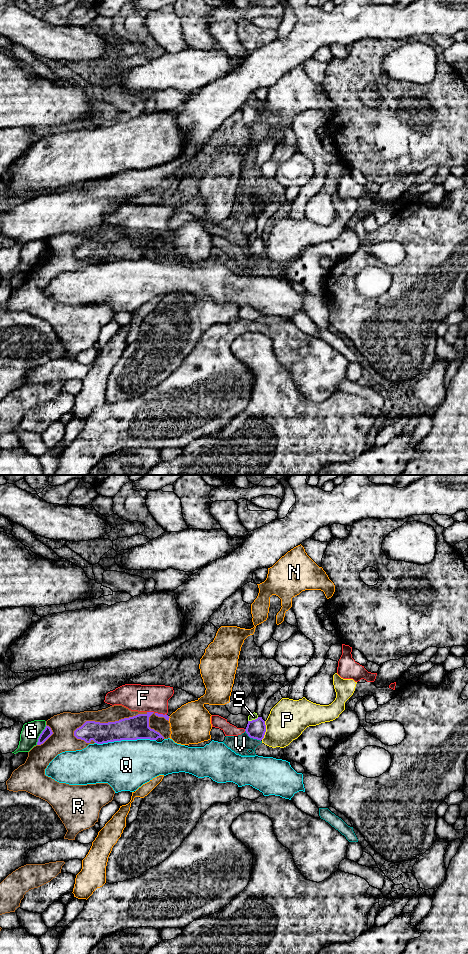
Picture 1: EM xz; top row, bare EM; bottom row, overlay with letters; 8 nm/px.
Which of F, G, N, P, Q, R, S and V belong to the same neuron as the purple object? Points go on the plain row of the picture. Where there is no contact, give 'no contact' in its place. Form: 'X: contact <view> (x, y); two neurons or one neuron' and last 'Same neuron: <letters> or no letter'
F: contact xz (157, 233); two neurons
G: contact xz (40, 255); two neurons
N: contact xz (169, 237); two neurons
P: contact xz (265, 250); two neurons
Q: contact xz (125, 259); two neurons
R: contact xz (108, 242); two neurons
S: contact xz (253, 240); two neurons
V: contact xz (252, 257); two neurons
Same neuron: no letter

